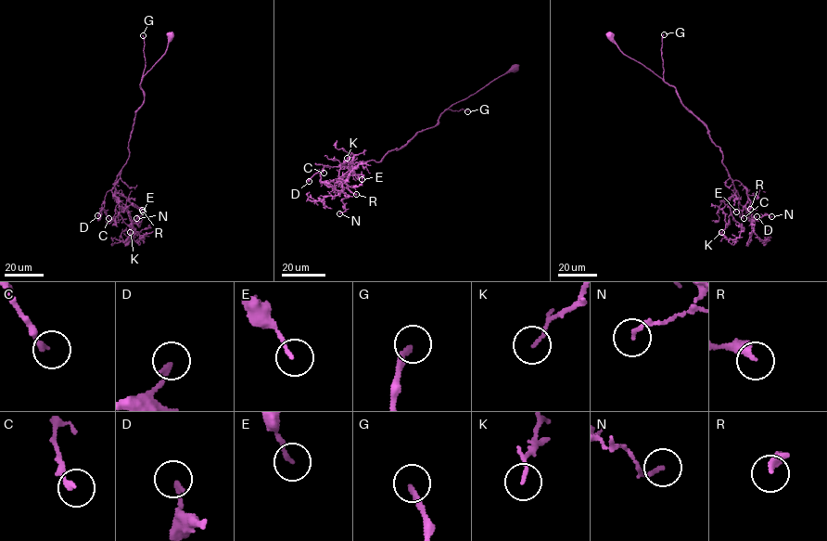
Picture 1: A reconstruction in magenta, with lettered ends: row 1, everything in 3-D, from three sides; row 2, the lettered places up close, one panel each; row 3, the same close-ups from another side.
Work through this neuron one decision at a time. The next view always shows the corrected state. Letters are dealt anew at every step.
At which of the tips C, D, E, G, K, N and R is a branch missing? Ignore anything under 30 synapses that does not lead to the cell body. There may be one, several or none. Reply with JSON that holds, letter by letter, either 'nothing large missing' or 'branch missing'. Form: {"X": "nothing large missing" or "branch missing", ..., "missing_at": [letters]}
{"C": "nothing large missing", "D": "nothing large missing", "E": "nothing large missing", "G": "branch missing", "K": "nothing large missing", "N": "nothing large missing", "R": "branch missing", "missing_at": ["G", "R"]}

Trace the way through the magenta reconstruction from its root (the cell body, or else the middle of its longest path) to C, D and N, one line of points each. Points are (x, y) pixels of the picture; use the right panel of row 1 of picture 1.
C: (610, 35), (619, 50), (674, 87), (681, 103), (706, 127), (711, 141), (719, 148), (744, 218)
D: (610, 35), (619, 50), (675, 88), (719, 148), (740, 204), (751, 219), (757, 216)
N: (610, 35), (619, 50), (674, 87), (706, 127), (728, 175), (746, 190), (752, 222), (771, 216)

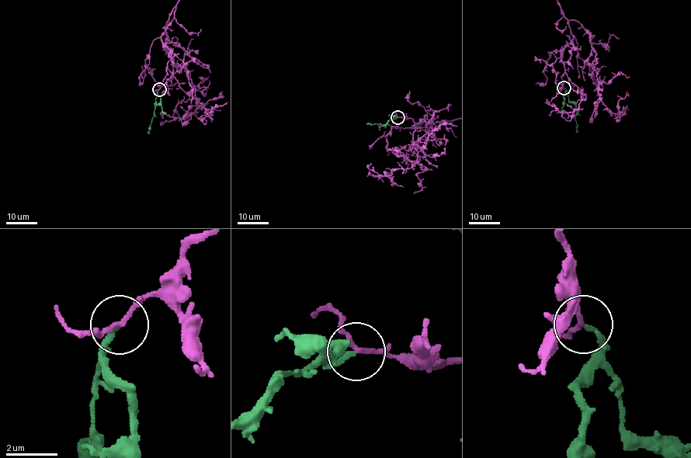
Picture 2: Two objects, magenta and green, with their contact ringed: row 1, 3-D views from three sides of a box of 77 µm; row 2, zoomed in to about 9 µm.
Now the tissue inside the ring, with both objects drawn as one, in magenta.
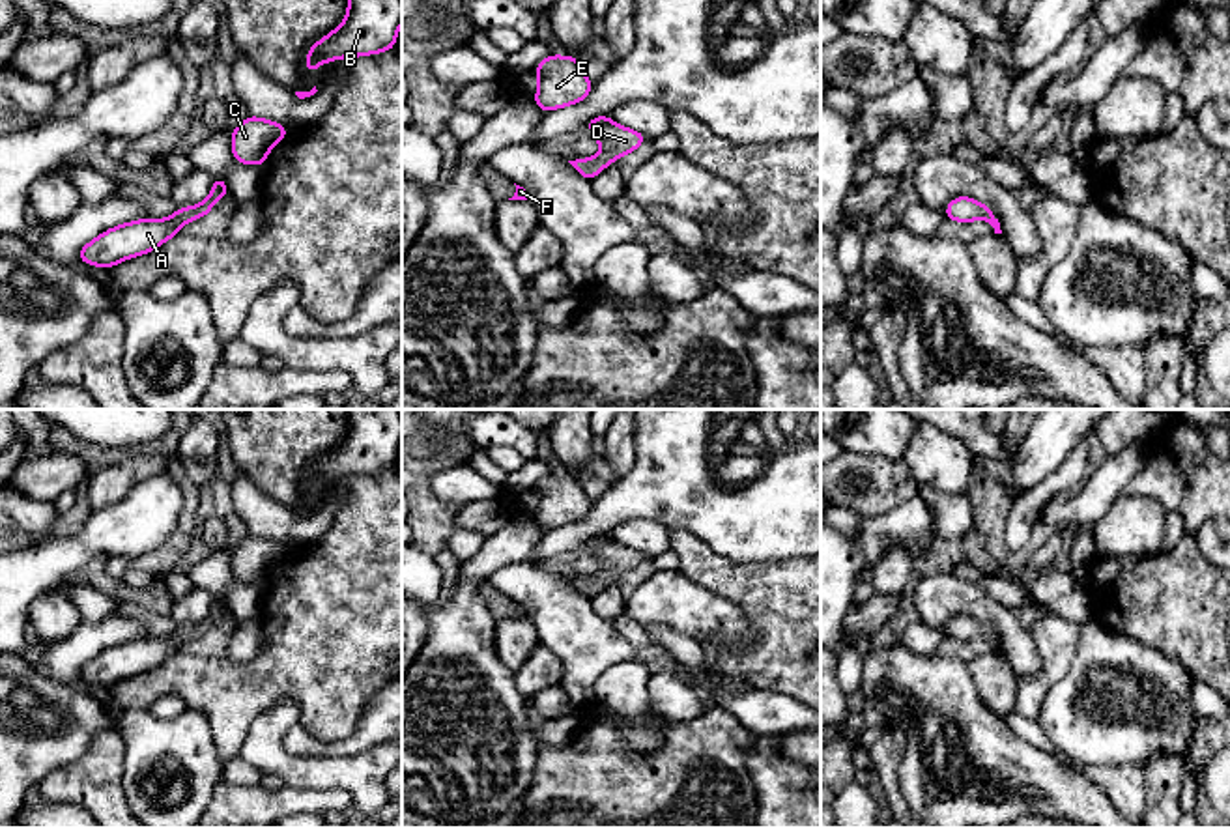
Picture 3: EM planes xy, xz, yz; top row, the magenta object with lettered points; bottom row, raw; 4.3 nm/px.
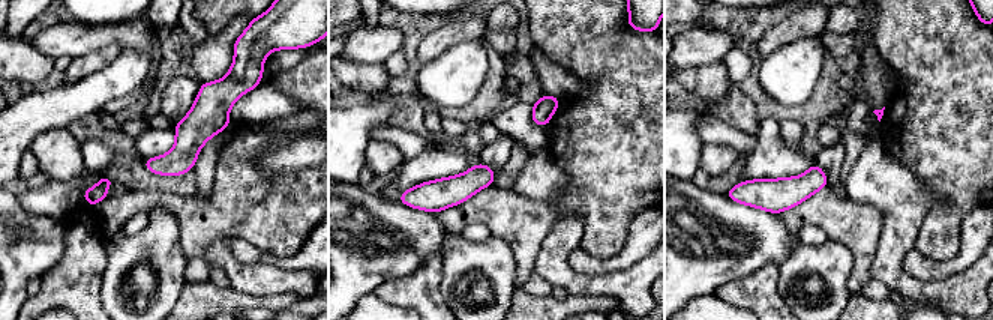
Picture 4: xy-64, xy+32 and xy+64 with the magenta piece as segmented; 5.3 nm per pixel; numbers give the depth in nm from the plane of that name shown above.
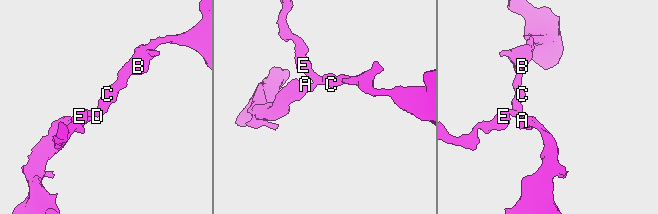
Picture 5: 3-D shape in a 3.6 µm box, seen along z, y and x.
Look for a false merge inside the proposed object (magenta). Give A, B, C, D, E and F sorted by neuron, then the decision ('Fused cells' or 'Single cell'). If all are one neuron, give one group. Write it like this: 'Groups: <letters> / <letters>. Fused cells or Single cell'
Groups: A B C D E F. Single cell

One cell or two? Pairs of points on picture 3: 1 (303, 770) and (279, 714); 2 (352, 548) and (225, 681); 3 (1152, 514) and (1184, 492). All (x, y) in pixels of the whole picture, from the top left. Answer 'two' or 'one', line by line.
1: one
2: one
3: two

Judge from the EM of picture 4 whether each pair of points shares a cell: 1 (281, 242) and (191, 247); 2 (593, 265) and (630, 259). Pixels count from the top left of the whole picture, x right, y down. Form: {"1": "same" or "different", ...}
{"1": "same", "2": "same"}

